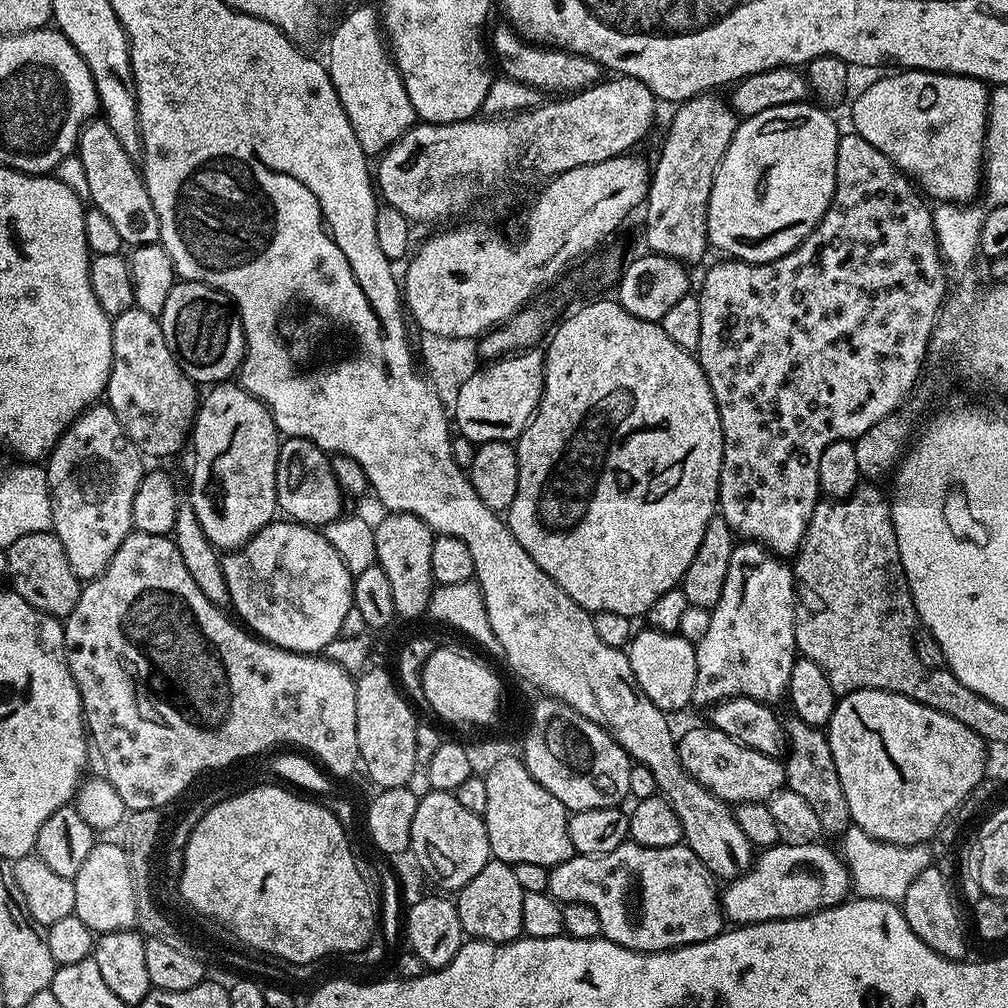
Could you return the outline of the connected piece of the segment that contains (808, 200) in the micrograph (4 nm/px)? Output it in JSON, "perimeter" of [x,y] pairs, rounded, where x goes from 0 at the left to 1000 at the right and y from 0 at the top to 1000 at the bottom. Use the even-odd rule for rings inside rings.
{"perimeter":[[[795,101],[792,103],[781,103],[780,105],[768,105],[764,109],[756,109],[756,113],[748,113],[735,118],[731,122],[730,132],[716,157],[716,161],[712,165],[710,176],[704,188],[704,196],[702,197],[700,224],[702,225],[702,241],[707,247],[711,246],[712,249],[718,250],[714,252],[727,258],[739,258],[741,262],[759,262],[784,252],[784,248],[791,246],[807,230],[812,224],[813,217],[819,212],[819,208],[827,196],[827,185],[829,184],[831,141],[835,134],[835,127],[829,124],[828,117],[821,111],[824,110],[820,106],[811,105],[806,101]]]}

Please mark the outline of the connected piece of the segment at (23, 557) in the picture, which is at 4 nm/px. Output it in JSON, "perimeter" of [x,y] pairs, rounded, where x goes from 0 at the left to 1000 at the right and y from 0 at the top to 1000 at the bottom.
{"perimeter":[[[55,527],[26,530],[26,534],[18,534],[6,546],[8,552],[8,571],[13,587],[26,593],[30,601],[42,605],[57,613],[66,613],[69,605],[77,601],[77,593],[81,577],[69,565],[69,554],[65,554],[65,546],[62,546],[62,538],[58,538]]]}

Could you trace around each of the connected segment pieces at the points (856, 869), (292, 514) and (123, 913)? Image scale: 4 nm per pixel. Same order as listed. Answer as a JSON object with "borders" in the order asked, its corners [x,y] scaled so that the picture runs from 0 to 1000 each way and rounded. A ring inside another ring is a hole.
{"borders":[[[[848,819],[840,821],[835,830],[837,845],[835,852],[841,859],[841,869],[845,872],[844,884],[855,893],[878,893],[884,897],[896,894],[903,875],[915,867],[915,863],[926,860],[927,850],[920,836],[884,837],[875,835],[859,823]]],[[[287,433],[279,439],[274,463],[274,499],[277,507],[293,519],[322,522],[334,516],[342,507],[343,493],[331,474],[326,449],[304,435]]],[[[96,835],[85,847],[85,855],[73,870],[73,906],[93,927],[125,925],[136,918],[136,893],[134,869],[129,859],[127,844],[122,836]]]]}

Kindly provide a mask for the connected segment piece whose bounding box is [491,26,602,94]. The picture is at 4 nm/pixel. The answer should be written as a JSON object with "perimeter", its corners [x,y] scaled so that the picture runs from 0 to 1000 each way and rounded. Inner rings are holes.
{"perimeter":[[[499,26],[488,36],[487,47],[490,56],[496,59],[496,71],[528,87],[536,88],[540,93],[566,93],[583,87],[596,78],[597,68],[585,58],[574,56],[568,52],[562,52],[551,46],[537,46],[532,42],[525,42],[508,26]]]}

